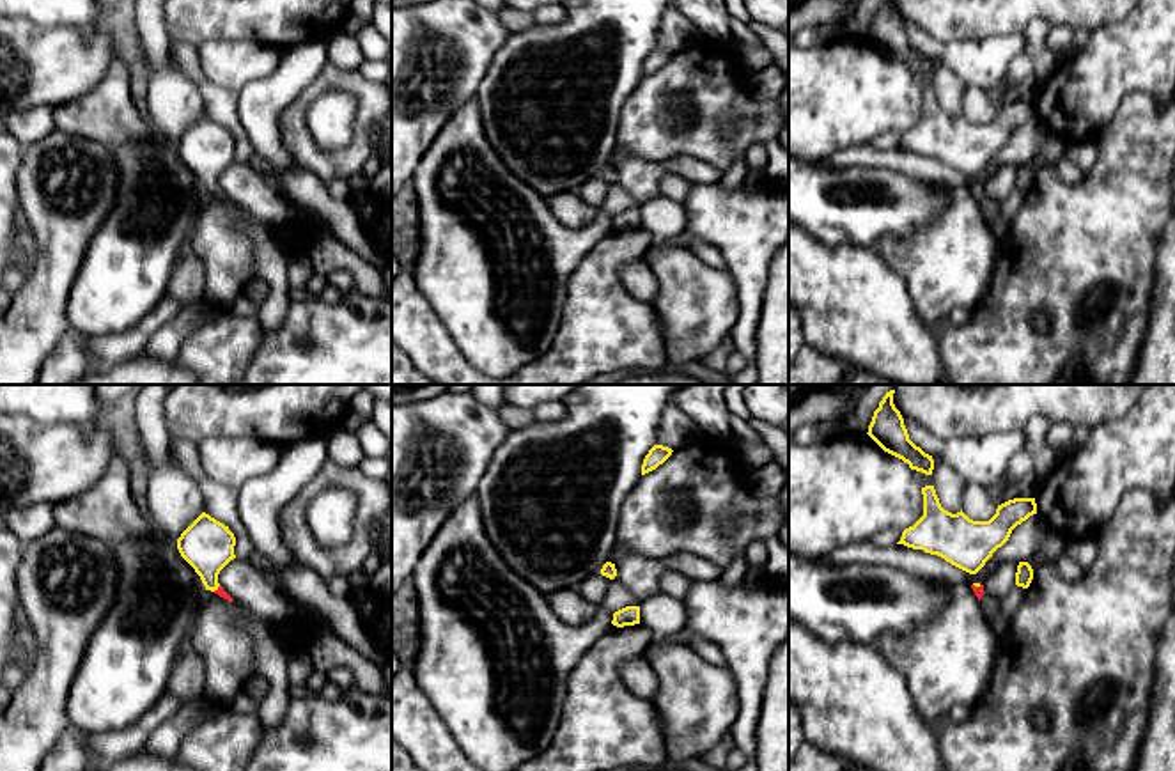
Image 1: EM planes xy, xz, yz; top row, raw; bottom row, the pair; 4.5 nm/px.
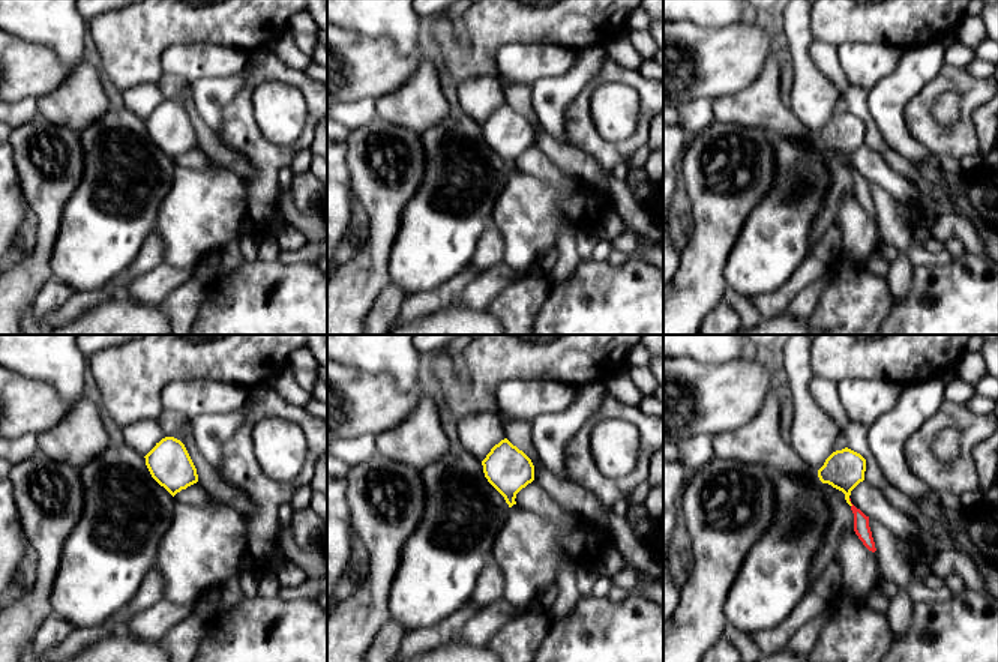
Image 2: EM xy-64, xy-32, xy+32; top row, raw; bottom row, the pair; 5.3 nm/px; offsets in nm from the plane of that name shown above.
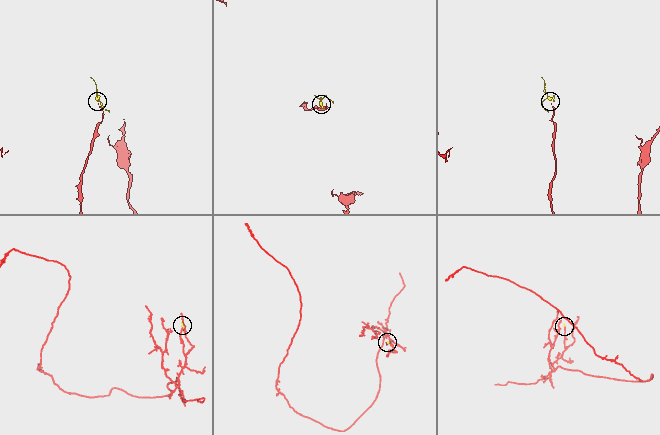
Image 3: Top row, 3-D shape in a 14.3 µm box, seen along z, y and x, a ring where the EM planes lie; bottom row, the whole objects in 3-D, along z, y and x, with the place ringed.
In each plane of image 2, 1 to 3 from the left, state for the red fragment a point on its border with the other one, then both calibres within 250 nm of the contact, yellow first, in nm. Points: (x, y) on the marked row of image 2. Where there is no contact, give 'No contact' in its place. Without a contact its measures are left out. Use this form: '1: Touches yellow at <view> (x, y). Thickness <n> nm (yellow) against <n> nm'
1: No contact
2: No contact
3: Touches yellow at xy+32 (850, 503). Thickness 220 nm (yellow) against 90 nm

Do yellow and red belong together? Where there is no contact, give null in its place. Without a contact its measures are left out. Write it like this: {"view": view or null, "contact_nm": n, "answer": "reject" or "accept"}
{"view": "xy", "contact_nm": 50, "answer": "accept"}

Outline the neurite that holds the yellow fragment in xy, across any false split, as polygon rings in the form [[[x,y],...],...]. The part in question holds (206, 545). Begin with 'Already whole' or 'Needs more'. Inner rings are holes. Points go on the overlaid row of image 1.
Needs more. [[[202,512],[177,539],[181,557],[200,576],[206,590],[232,603],[234,599],[218,583],[220,571],[236,558],[236,537],[223,523]]]

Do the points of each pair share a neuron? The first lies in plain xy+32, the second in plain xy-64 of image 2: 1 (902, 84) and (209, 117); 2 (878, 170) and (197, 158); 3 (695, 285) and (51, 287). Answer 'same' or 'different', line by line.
1: same
2: same
3: different

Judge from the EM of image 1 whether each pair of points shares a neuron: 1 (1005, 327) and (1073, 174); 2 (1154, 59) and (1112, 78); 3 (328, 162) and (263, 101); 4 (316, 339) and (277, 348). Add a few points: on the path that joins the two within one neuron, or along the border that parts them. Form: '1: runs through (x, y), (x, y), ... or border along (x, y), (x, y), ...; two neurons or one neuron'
1: border along (1064, 153), (1057, 162), (1057, 172), (1076, 185); two neurons
2: runs through (1143, 59), (1131, 59), (1122, 68); one neuron
3: border along (307, 85), (279, 117), (279, 139), (289, 156); two neurons
4: runs through (307, 348), (286, 348); one neuron

